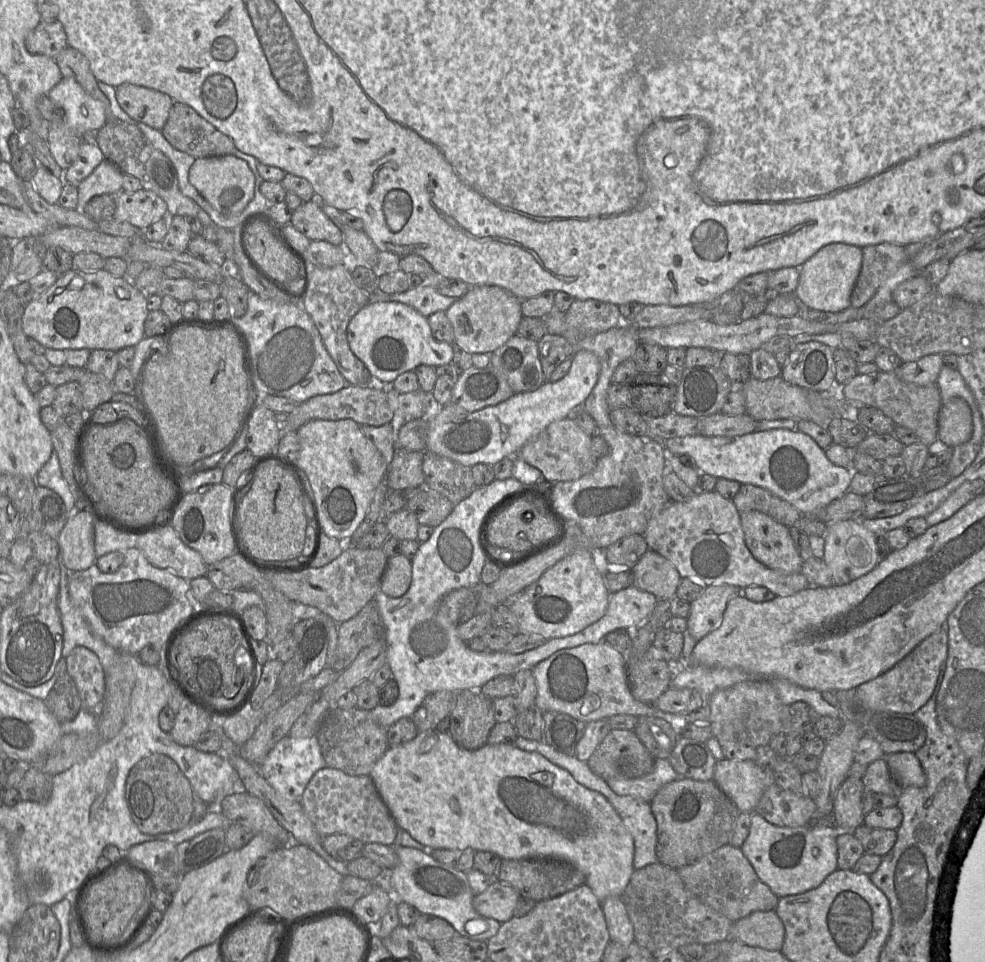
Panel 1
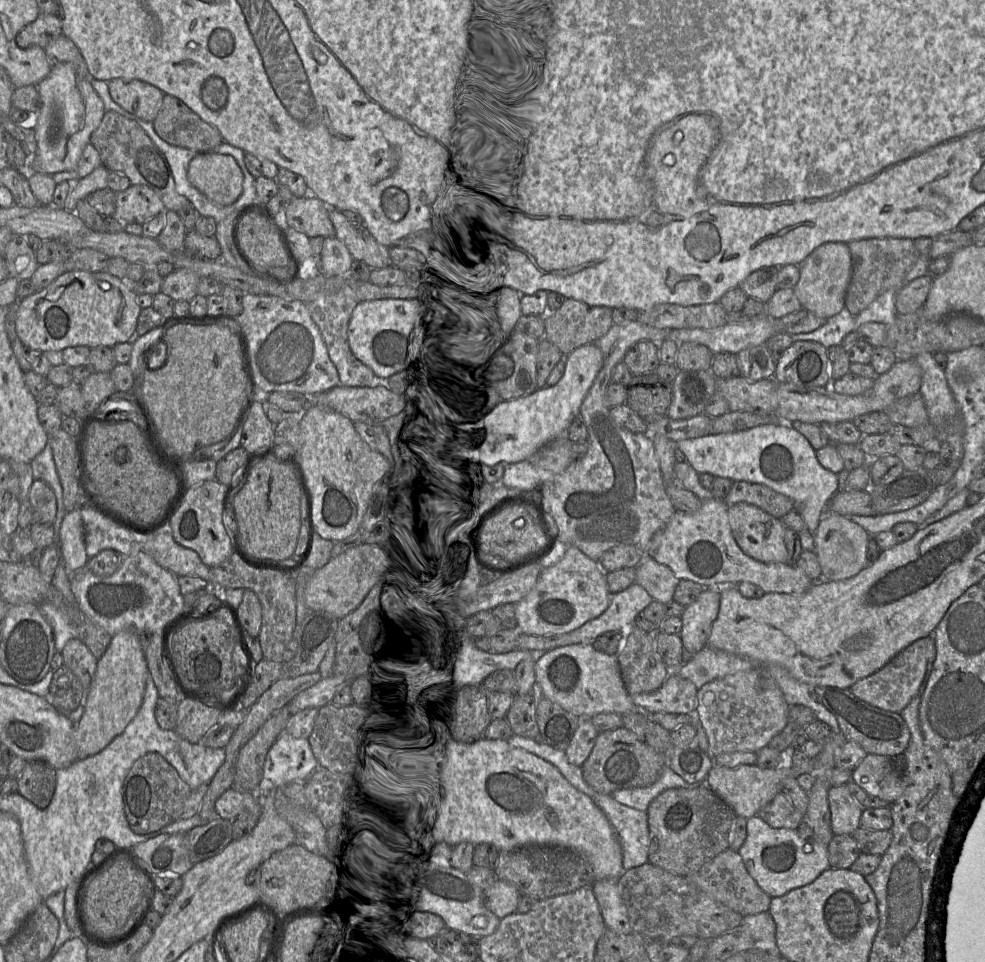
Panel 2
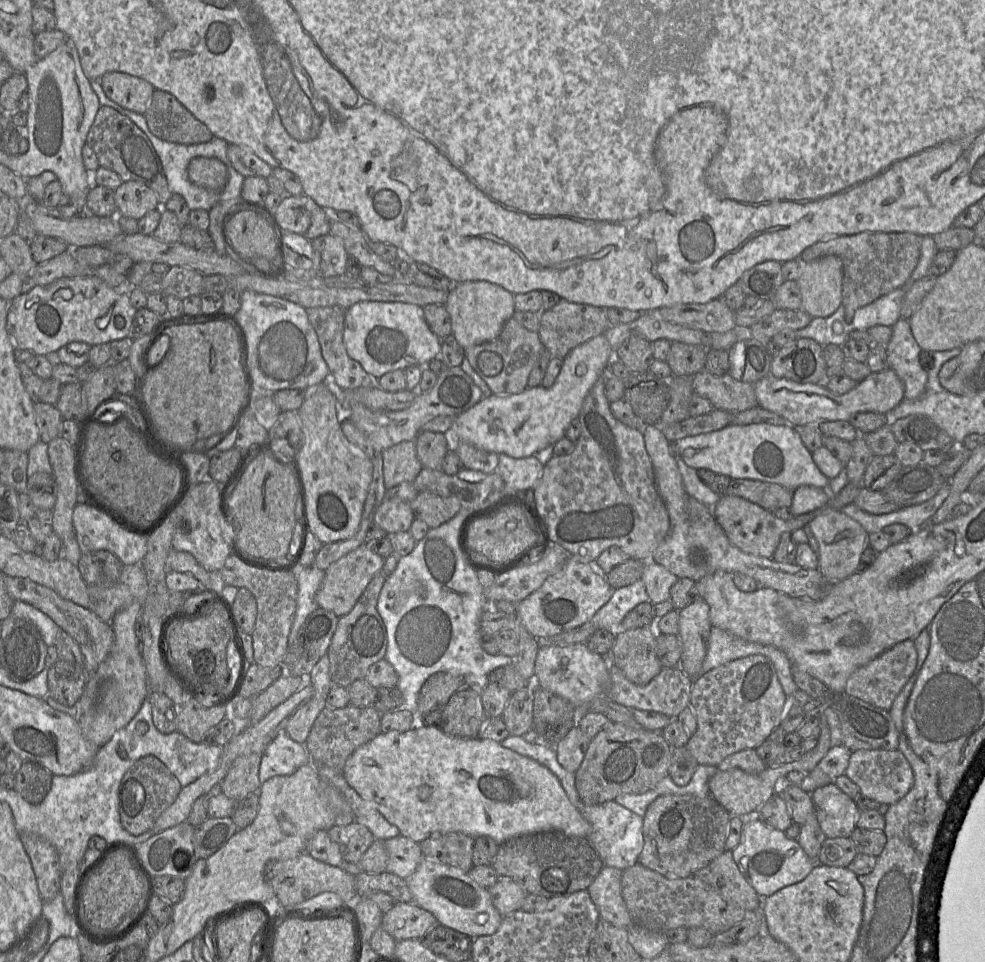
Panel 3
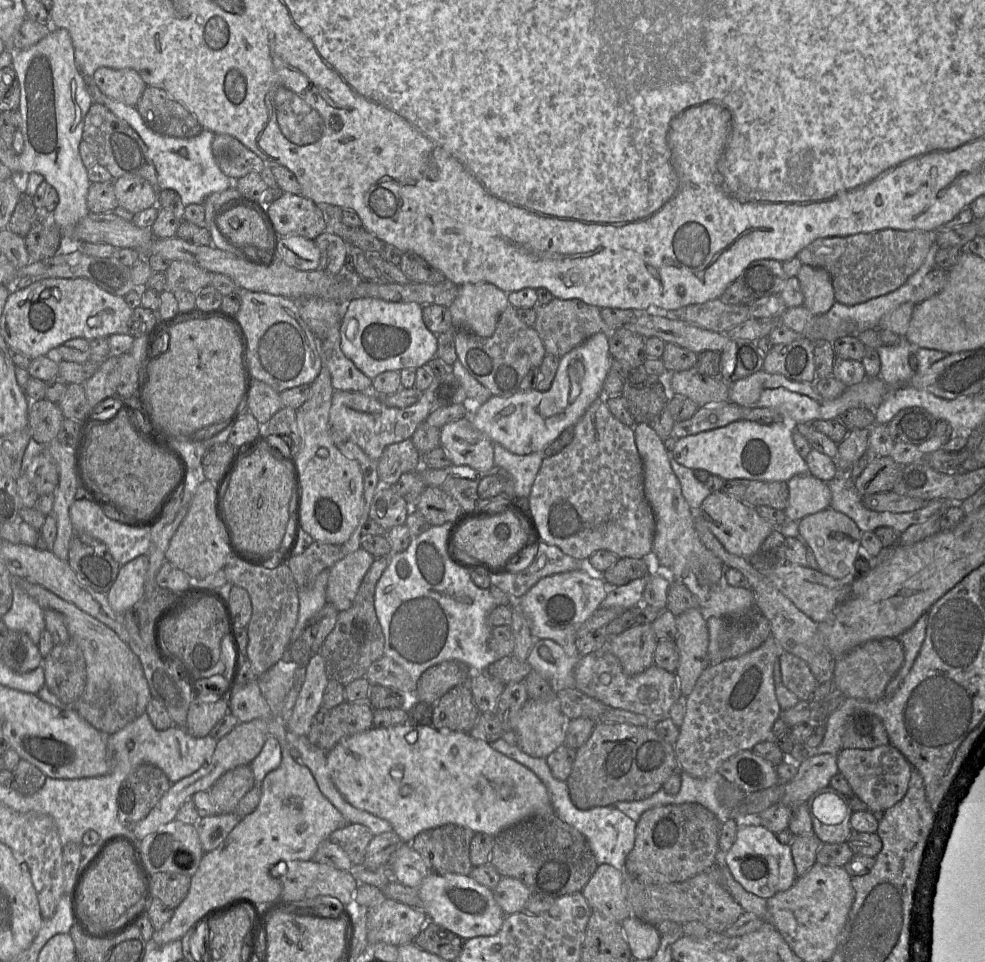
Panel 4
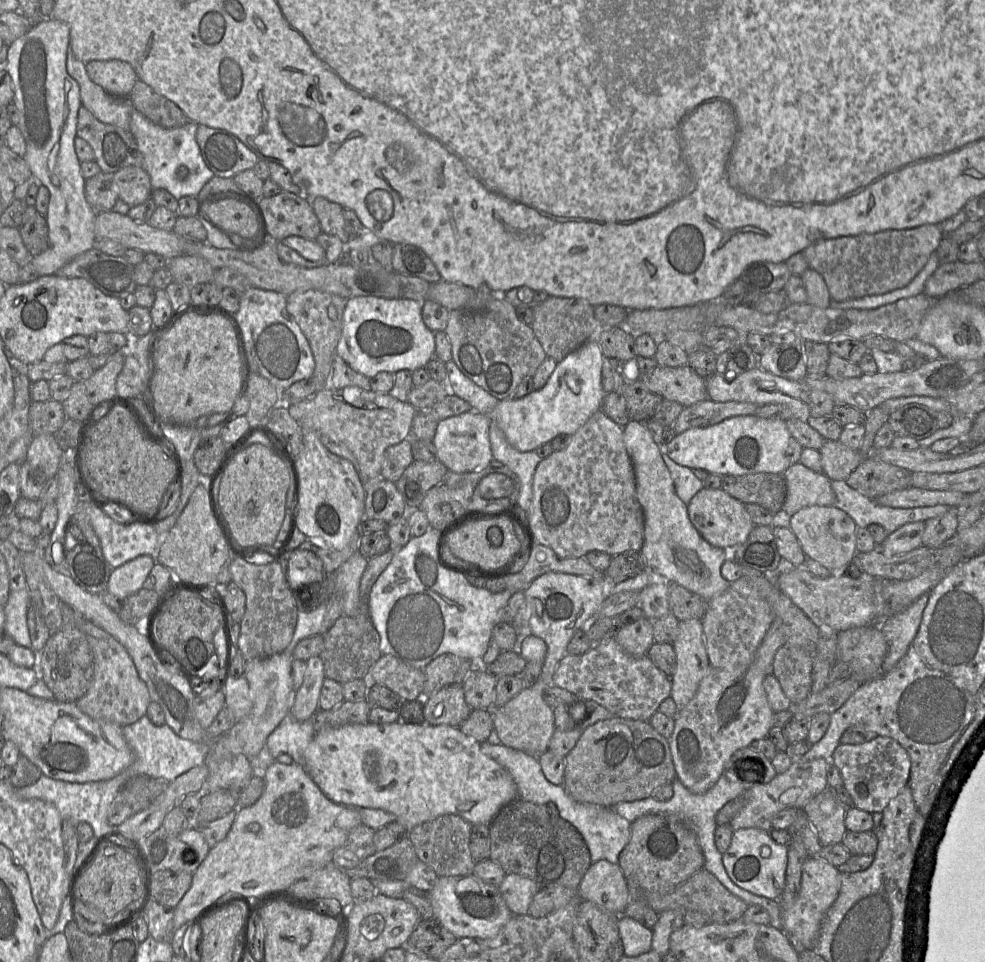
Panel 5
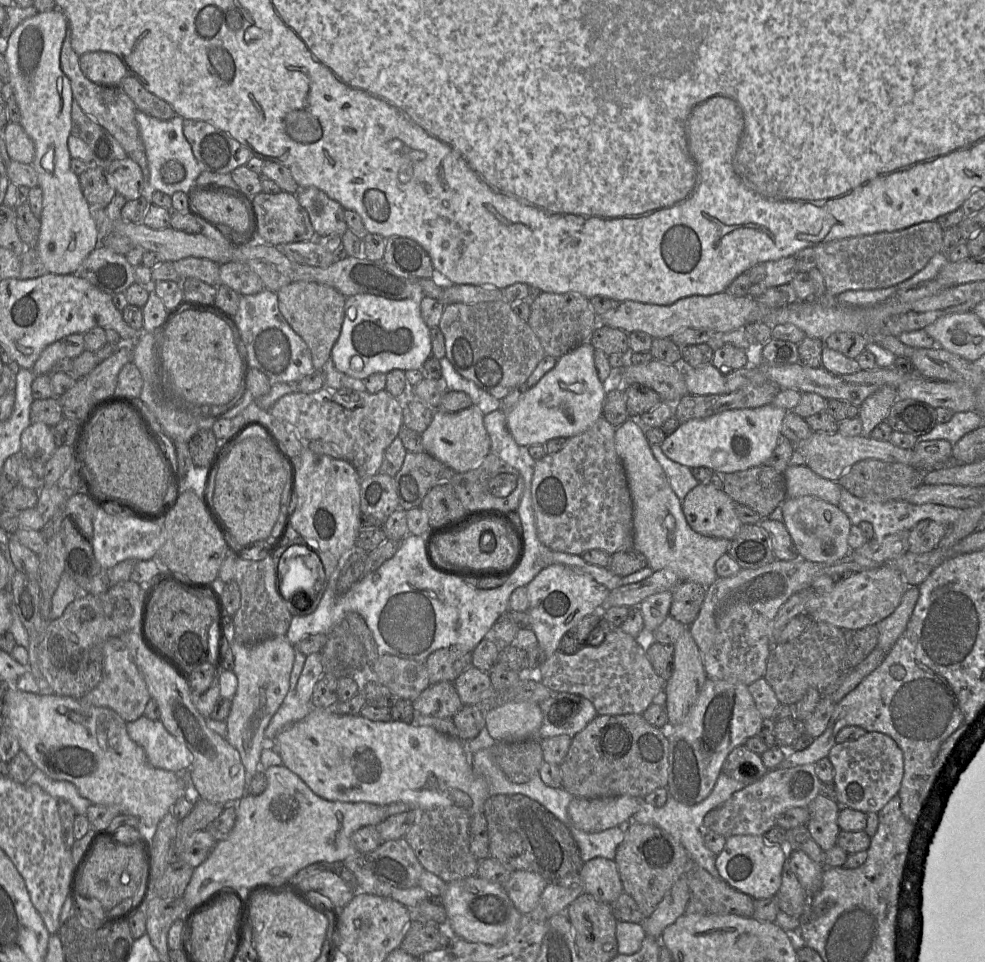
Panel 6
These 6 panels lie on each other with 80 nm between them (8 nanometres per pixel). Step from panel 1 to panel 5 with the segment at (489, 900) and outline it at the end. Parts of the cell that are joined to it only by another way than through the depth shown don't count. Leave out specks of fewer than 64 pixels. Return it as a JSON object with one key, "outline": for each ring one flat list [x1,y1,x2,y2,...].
{"outline":[[507,874,498,887,512,915,526,915,530,904,539,891,537,884,518,874]]}

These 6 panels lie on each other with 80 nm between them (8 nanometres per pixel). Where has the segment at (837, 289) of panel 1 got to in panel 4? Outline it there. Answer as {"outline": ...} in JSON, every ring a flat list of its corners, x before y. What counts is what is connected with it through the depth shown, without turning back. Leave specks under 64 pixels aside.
{"outline":[[803,264,796,277,804,296,803,305,815,315,827,313,836,301,829,273]]}

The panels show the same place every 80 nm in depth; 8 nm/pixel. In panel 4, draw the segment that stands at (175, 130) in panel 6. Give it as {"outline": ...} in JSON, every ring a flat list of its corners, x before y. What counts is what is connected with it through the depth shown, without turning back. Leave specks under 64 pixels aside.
{"outline":[[105,95,104,103,117,117,126,121,141,137,157,172,158,190,172,189,177,192,184,206,203,204,205,199,217,192,223,192,234,184,219,168,212,152,215,134,207,129,193,138,176,138,155,133,144,122,135,106,125,105]]}

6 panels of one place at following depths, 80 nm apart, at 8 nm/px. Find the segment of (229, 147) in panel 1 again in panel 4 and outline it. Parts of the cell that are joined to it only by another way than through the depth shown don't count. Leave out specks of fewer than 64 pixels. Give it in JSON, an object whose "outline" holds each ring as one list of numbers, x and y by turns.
{"outline":[[147,85,136,108,145,124,163,136,193,138,204,129,192,113,161,88]]}

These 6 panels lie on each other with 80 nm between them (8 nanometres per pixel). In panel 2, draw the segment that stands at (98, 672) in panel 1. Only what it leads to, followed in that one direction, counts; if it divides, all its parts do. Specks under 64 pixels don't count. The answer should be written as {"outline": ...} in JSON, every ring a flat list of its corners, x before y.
{"outline":[[70,639,61,651,64,665,79,679,82,687,87,691,94,678,98,659,88,647,79,639]]}

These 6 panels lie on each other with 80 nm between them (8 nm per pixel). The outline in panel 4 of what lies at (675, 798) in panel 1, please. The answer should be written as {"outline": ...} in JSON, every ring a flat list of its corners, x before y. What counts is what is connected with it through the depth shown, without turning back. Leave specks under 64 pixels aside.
{"outline":[[698,803,651,808,636,824,634,847,624,870,648,884,686,881,716,865,721,827,715,814]]}

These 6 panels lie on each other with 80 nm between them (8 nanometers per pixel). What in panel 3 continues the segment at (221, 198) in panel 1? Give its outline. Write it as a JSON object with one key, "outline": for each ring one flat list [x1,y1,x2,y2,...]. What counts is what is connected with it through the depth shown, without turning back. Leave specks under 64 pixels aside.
{"outline":[[195,157,188,166,189,179,208,190,221,190,227,181,227,167,217,158]]}

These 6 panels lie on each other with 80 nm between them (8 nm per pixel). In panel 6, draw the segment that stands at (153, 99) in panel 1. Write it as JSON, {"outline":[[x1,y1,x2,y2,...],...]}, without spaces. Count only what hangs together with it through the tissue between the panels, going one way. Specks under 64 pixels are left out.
{"outline":[[96,51,79,56,81,71,90,81,104,86,119,86,128,75,120,58,111,52]]}

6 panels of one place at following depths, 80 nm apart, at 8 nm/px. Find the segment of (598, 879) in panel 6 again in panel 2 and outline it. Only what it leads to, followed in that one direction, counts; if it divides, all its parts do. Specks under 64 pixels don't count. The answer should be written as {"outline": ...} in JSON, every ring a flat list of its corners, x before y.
{"outline":[[618,879,595,881,592,890,606,928,618,934,632,933,627,908,619,890]]}

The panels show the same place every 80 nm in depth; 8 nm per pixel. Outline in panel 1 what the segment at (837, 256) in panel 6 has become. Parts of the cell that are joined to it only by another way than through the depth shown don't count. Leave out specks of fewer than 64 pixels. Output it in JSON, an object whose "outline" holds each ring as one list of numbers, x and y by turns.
{"outline":[[879,243,862,248,862,265,851,294,851,307,865,306,880,286,906,261,903,245]]}

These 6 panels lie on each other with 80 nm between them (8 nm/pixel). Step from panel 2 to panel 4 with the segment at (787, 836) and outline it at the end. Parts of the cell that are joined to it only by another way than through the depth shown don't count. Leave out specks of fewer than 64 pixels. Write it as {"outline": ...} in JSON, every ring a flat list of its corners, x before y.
{"outline":[[762,825,738,827,735,842,725,853,725,861,734,879,744,889,765,899,790,889,798,878,791,846,780,843,776,834]]}

